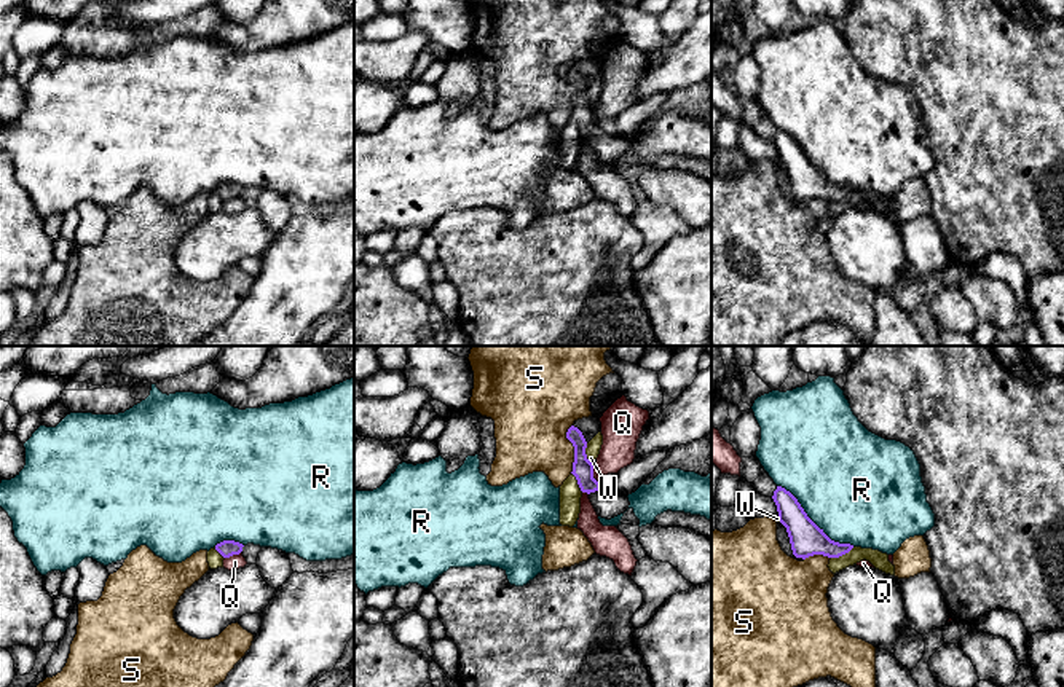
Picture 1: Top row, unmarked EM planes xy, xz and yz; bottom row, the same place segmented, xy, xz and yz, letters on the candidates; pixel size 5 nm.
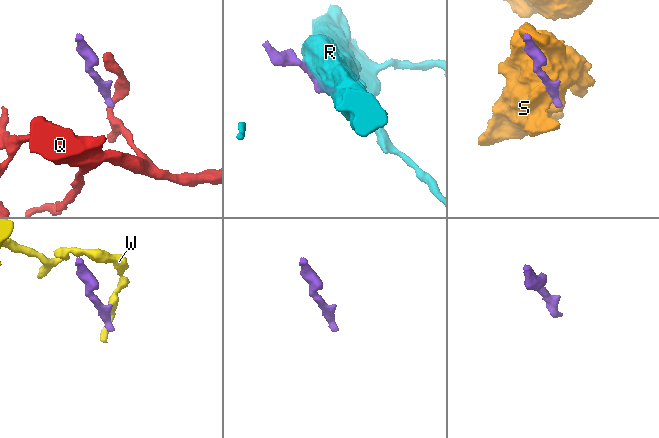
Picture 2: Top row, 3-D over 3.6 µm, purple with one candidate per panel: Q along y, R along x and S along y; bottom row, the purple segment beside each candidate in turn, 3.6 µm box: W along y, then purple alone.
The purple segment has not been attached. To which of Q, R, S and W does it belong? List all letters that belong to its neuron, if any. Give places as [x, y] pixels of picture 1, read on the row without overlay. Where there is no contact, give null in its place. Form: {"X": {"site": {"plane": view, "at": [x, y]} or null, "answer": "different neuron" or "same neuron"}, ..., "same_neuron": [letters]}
{"Q": {"site": {"plane": "xz", "at": [592, 117]}, "answer": "different neuron"}, "R": {"site": {"plane": "yz", "at": [812, 164]}, "answer": "different neuron"}, "S": {"site": {"plane": "xz", "at": [575, 91]}, "answer": "different neuron"}, "W": {"site": {"plane": "yz", "at": [843, 196]}, "answer": "different neuron"}, "same_neuron": []}

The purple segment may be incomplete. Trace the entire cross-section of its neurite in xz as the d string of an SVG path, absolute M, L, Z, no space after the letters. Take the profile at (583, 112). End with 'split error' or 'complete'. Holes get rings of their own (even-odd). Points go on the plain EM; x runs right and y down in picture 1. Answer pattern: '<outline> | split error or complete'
M571 69L566 75L566 81L574 89L574 105L571 116L576 120L581 134L589 137L597 158L611 163L624 156L630 148L629 140L621 135L605 134L593 121L593 107L587 102L587 84L582 75Z | split error

